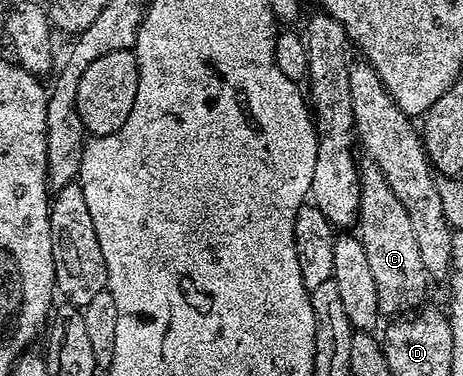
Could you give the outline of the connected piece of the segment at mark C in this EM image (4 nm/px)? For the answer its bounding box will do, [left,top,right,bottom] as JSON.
[358,166,430,318]

